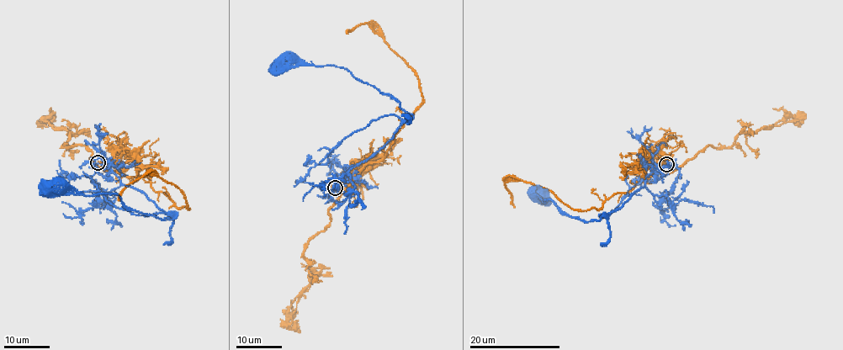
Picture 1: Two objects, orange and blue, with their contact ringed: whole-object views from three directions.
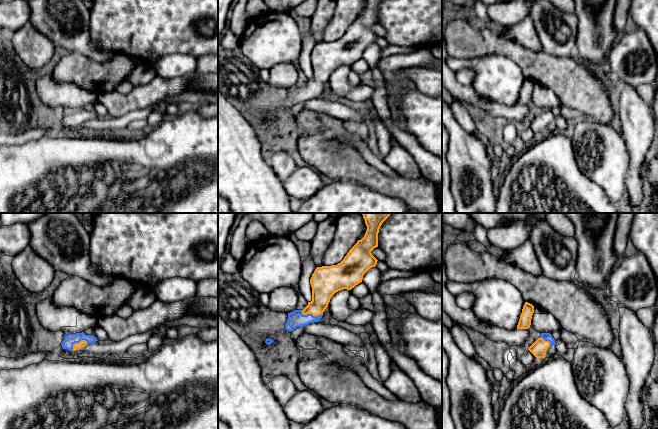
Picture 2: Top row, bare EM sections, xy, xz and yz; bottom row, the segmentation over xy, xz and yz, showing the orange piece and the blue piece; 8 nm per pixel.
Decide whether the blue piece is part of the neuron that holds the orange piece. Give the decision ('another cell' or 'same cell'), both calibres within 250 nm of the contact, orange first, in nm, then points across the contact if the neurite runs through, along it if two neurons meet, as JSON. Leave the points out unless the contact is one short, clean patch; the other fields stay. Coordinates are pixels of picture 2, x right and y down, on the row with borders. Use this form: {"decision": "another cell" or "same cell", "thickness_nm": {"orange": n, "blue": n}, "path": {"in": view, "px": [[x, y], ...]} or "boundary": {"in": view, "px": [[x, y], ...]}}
{"decision": "another cell", "thickness_nm": {"orange": 220, "blue": 130}, "boundary": {"in": "xz", "px": [[301, 310], [303, 314], [315, 316], [322, 313]]}}

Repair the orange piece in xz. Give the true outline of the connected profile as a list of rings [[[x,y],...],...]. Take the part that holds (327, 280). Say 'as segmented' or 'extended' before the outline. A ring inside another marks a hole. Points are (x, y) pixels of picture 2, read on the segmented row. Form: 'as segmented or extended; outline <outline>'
as segmented; outline [[[362,213],[367,226],[361,240],[349,250],[337,265],[317,267],[312,274],[312,301],[302,310],[303,315],[319,316],[328,307],[331,297],[338,291],[351,290],[362,282],[364,274],[377,264],[371,251],[378,247],[378,233],[391,213]]]

